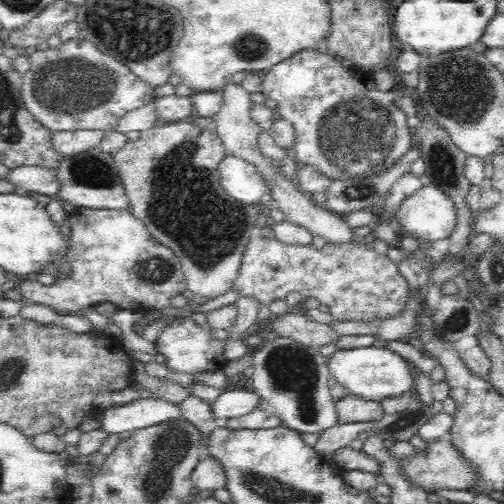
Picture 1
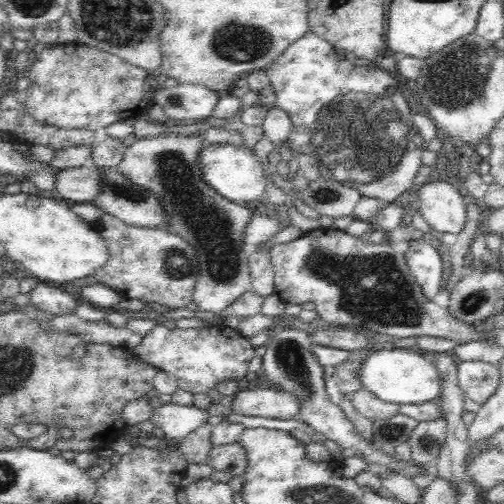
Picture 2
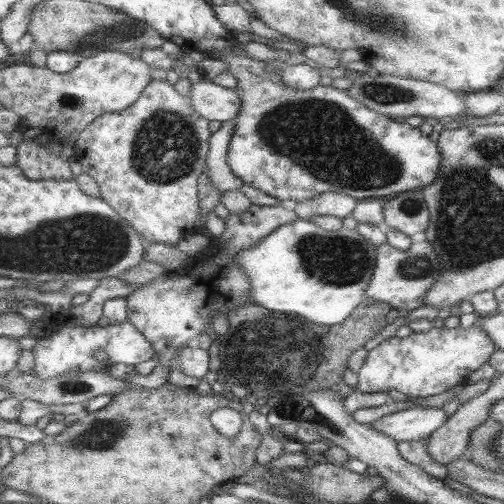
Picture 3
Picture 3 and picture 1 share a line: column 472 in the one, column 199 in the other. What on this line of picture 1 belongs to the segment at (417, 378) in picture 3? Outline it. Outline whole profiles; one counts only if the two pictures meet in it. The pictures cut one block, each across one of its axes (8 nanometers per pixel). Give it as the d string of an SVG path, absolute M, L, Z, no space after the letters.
M176 318L172 320L170 326L166 326L158 340L154 342L158 352L166 358L166 368L168 370L178 370L178 372L188 372L188 374L196 374L196 372L216 372L216 370L224 370L224 366L228 364L226 356L224 356L224 340L216 340L210 330L198 326L194 320L190 318Z

